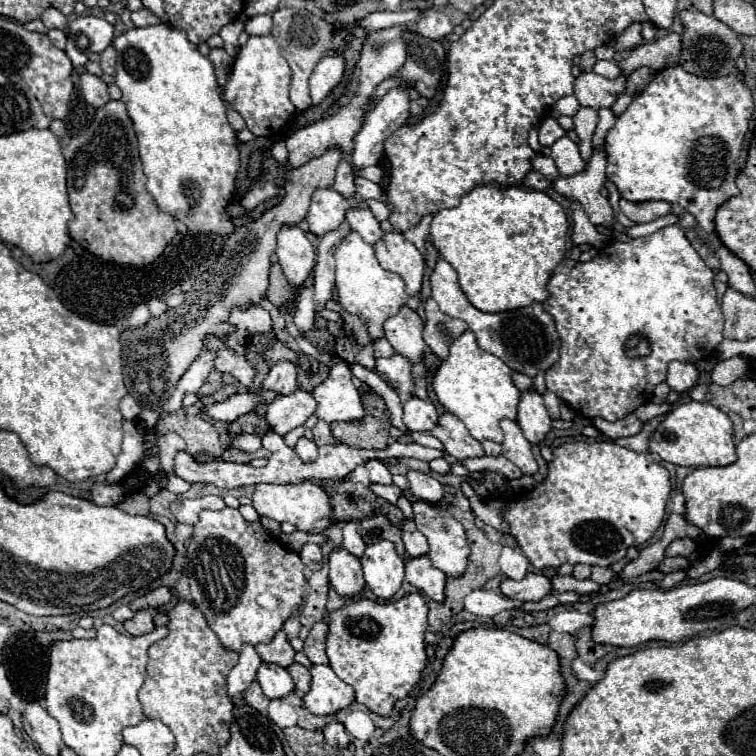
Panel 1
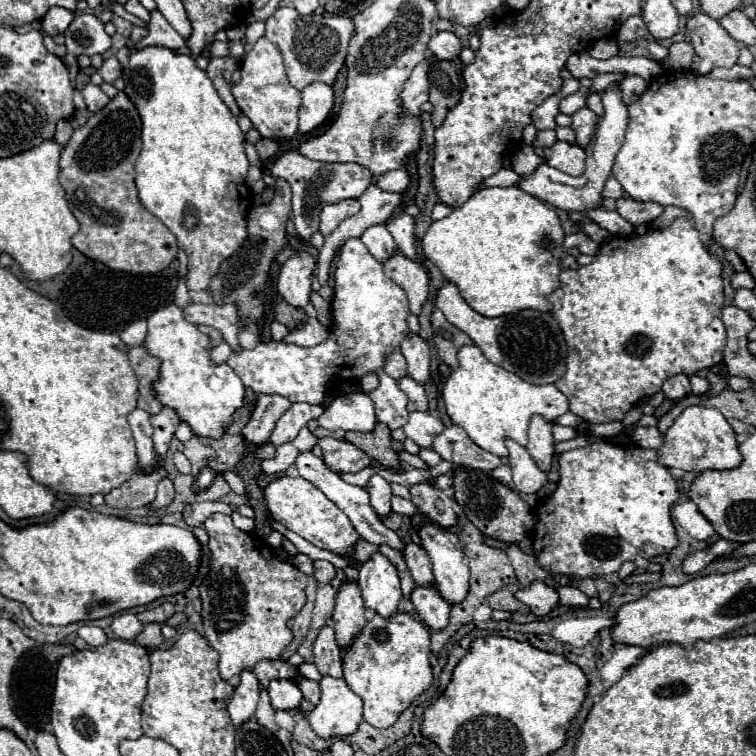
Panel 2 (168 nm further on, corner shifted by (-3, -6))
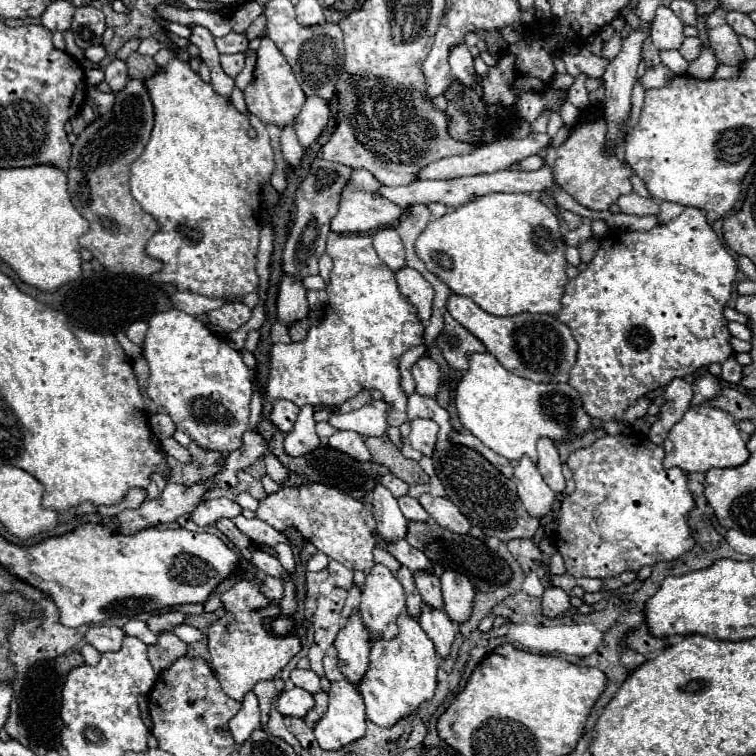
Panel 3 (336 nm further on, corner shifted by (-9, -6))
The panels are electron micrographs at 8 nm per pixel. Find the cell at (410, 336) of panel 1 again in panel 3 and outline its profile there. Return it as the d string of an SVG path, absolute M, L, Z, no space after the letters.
M423 355L415 365L413 365L413 377L415 377L415 391L419 395L429 395L435 397L437 389L439 389L439 367L433 359L429 359L427 355Z

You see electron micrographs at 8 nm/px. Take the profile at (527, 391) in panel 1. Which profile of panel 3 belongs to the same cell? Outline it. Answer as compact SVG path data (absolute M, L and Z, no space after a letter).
M541 437L537 441L537 451L539 451L537 467L543 475L543 479L549 483L549 487L555 493L563 493L565 491L565 479L561 475L561 459L559 459L555 443L549 437Z

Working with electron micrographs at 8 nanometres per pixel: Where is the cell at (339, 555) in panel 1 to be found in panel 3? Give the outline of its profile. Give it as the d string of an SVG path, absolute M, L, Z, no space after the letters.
M355 611L345 627L337 633L335 647L337 647L337 659L341 673L357 685L361 681L361 675L365 675L369 667L369 647L371 647L371 631L365 627L359 611Z

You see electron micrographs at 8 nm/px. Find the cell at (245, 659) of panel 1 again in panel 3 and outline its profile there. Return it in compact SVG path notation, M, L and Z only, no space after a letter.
M249 691L241 703L239 713L229 721L229 729L233 733L233 739L241 745L249 735L261 727L261 711L259 711L259 701L253 691Z

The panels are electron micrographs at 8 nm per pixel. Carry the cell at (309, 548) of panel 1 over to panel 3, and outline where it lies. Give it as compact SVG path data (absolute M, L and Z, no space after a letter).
M331 559L327 571L329 571L329 575L335 579L335 585L337 585L337 587L351 589L351 585L353 585L353 571L351 571L351 569L347 569L347 567L343 567L341 563L337 563L337 561Z

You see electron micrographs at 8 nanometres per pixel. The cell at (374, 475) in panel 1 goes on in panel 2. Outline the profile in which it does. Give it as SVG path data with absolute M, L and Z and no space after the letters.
M373 475L367 483L367 491L369 491L369 497L371 497L371 507L375 509L375 513L379 515L379 519L385 519L389 517L391 513L391 485L381 477L381 475Z

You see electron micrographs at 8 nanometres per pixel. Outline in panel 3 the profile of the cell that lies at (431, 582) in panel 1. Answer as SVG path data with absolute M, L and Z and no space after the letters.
M423 605L419 623L423 631L429 635L429 639L435 643L435 649L441 657L449 655L451 643L455 639L455 623L449 619L445 609L435 609L429 605Z

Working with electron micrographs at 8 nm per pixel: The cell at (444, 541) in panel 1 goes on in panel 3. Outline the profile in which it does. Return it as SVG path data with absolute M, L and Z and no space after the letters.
M447 567L441 575L441 589L449 619L455 623L463 623L465 619L469 619L475 597L475 589L471 581L461 571Z

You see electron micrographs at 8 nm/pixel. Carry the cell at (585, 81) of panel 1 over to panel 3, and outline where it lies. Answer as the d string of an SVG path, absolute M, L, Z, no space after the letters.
M657 65L657 67L649 67L645 71L645 75L641 77L641 85L643 85L643 89L659 89L665 83L669 83L669 79L673 79L673 77L675 77L673 71L669 73L669 69L665 65Z

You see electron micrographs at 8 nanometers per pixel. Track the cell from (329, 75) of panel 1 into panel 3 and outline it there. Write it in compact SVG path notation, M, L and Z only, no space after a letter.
M311 95L307 97L305 105L301 107L297 119L295 119L295 133L297 139L301 141L301 145L307 149L311 143L315 143L315 139L321 135L323 127L329 121L329 101L325 101L319 95Z

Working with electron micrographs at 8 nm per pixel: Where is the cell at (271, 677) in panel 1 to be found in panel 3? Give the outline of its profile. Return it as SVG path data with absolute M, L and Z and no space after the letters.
M301 687L285 689L277 699L279 713L287 717L305 717L311 707L313 707L313 695Z

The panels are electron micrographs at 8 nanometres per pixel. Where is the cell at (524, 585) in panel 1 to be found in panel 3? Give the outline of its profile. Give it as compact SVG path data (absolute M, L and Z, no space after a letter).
M547 587L543 597L541 597L541 611L545 617L555 619L559 613L567 611L571 607L569 603L569 593L559 589L559 587Z

